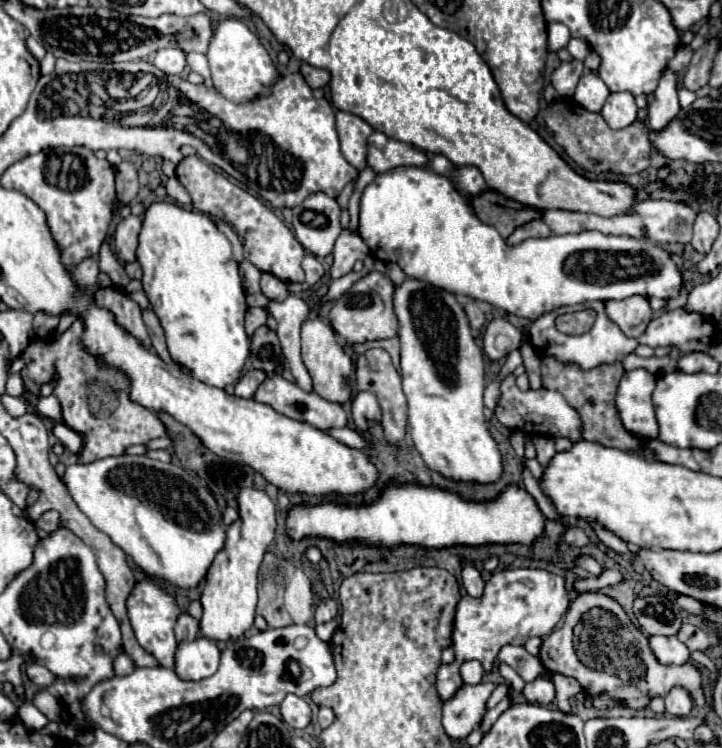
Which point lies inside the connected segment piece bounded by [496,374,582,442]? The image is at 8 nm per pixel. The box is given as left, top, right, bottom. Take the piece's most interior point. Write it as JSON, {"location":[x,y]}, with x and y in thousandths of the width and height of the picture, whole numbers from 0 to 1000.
{"location":[752,549]}

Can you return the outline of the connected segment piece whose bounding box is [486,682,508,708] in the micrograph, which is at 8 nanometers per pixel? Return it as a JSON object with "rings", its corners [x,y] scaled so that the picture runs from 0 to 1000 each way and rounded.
{"rings":[[[693,912],[693,914],[687,914],[687,920],[684,920],[684,925],[681,925],[681,930],[679,930],[679,936],[676,936],[676,947],[684,947],[698,930],[704,928],[704,914],[701,912]]]}

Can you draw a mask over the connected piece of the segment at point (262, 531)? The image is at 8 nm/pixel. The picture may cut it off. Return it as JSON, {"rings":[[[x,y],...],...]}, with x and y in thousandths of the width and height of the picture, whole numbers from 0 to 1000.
{"rings":[[[335,652],[330,660],[330,682],[332,695],[316,703],[313,733],[296,746],[277,797],[283,818],[277,826],[274,850],[285,850],[299,858],[327,856],[349,840],[355,816],[357,757],[371,727],[380,722],[382,709],[382,676],[368,663],[368,658],[355,652]]]}

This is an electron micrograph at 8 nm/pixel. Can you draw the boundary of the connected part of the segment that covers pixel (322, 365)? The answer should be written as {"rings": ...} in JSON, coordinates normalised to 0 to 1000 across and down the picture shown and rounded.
{"rings":[[[438,425],[424,428],[418,433],[418,481],[421,481],[427,500],[432,503],[432,516],[438,527],[465,540],[479,540],[488,532],[488,519],[485,519],[488,479],[479,476],[476,465],[468,460],[465,444],[460,441],[460,436]]]}

